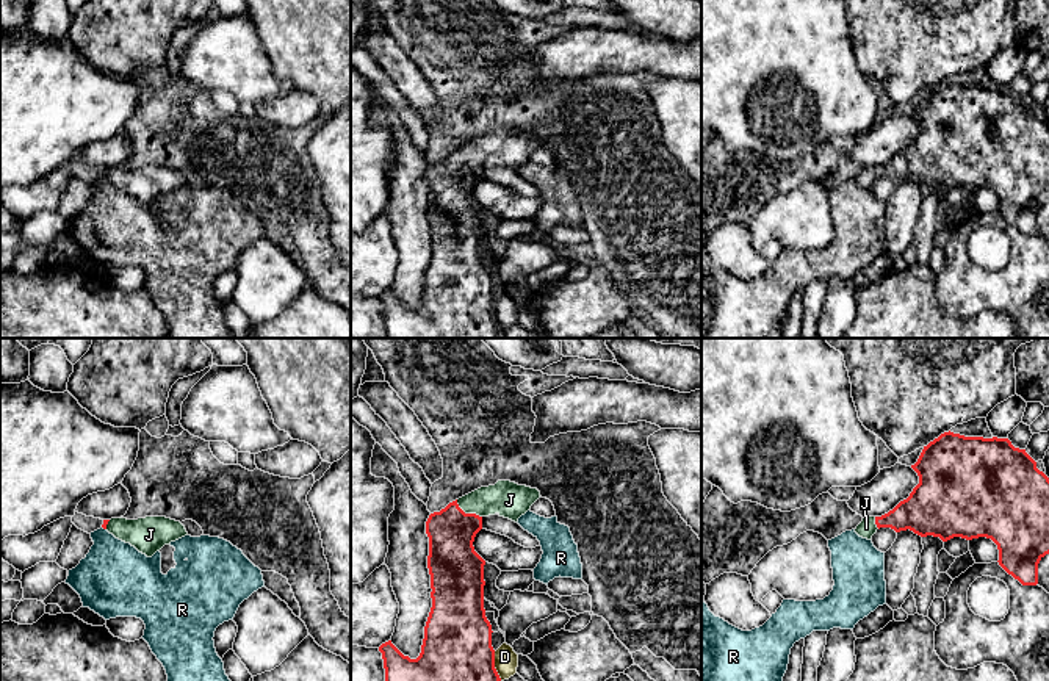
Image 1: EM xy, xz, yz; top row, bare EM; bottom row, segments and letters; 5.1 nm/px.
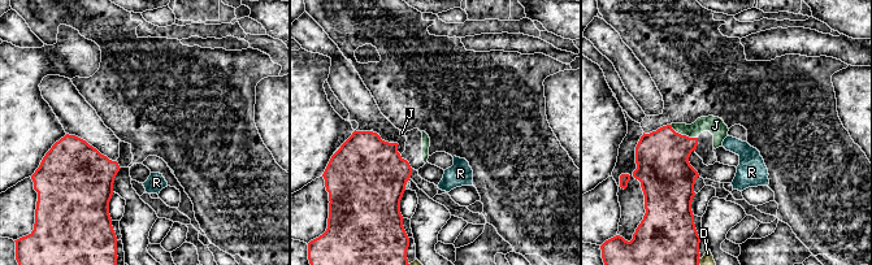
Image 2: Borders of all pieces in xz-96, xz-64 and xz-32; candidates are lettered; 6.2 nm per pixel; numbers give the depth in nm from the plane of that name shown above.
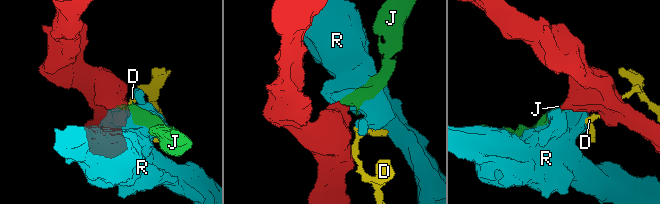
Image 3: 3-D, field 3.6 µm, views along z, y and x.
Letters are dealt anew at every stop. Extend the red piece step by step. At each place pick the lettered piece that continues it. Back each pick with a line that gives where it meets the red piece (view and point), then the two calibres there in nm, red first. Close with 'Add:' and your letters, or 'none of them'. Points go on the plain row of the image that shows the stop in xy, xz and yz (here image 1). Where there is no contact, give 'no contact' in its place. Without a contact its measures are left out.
J: contact xz (467, 163); calibres 240 and 180 nm
Add: J

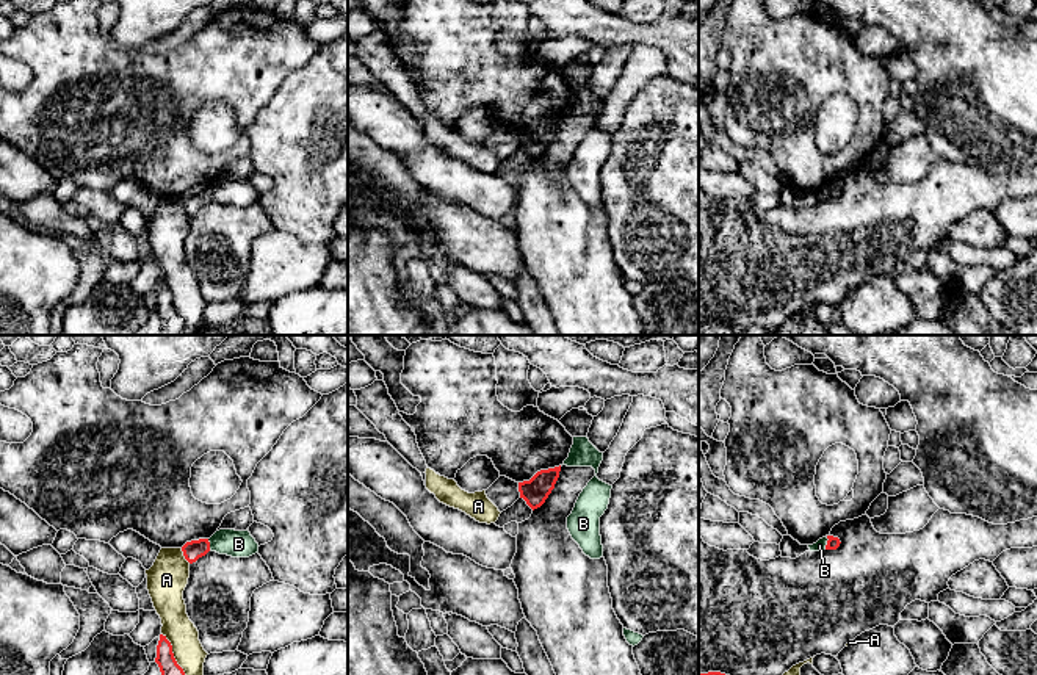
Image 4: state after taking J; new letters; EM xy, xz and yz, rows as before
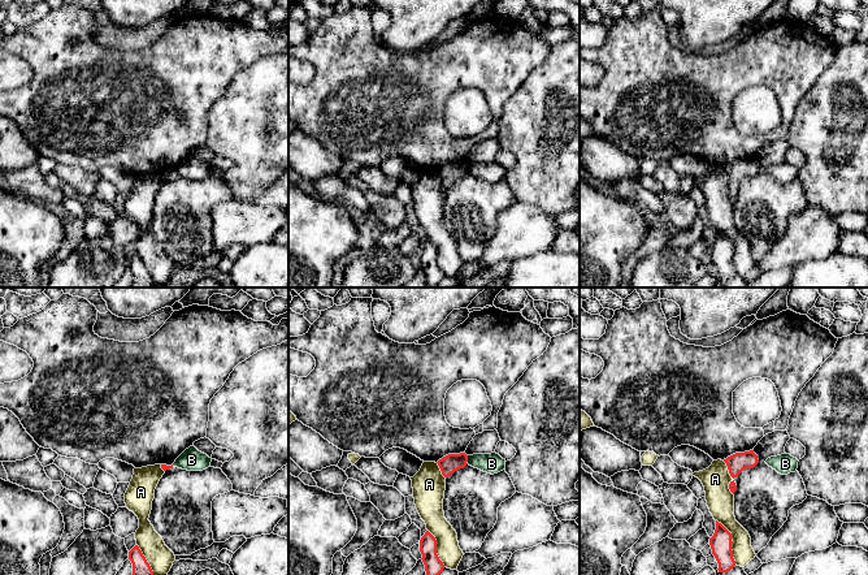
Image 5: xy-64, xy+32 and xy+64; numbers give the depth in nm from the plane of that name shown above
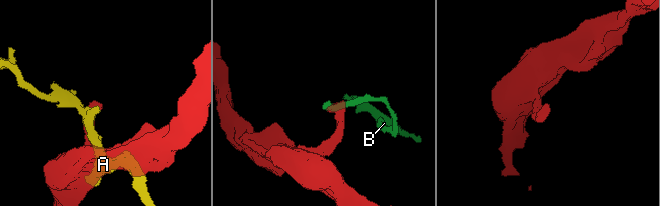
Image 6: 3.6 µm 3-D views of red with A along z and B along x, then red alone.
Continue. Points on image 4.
Add: none of them

